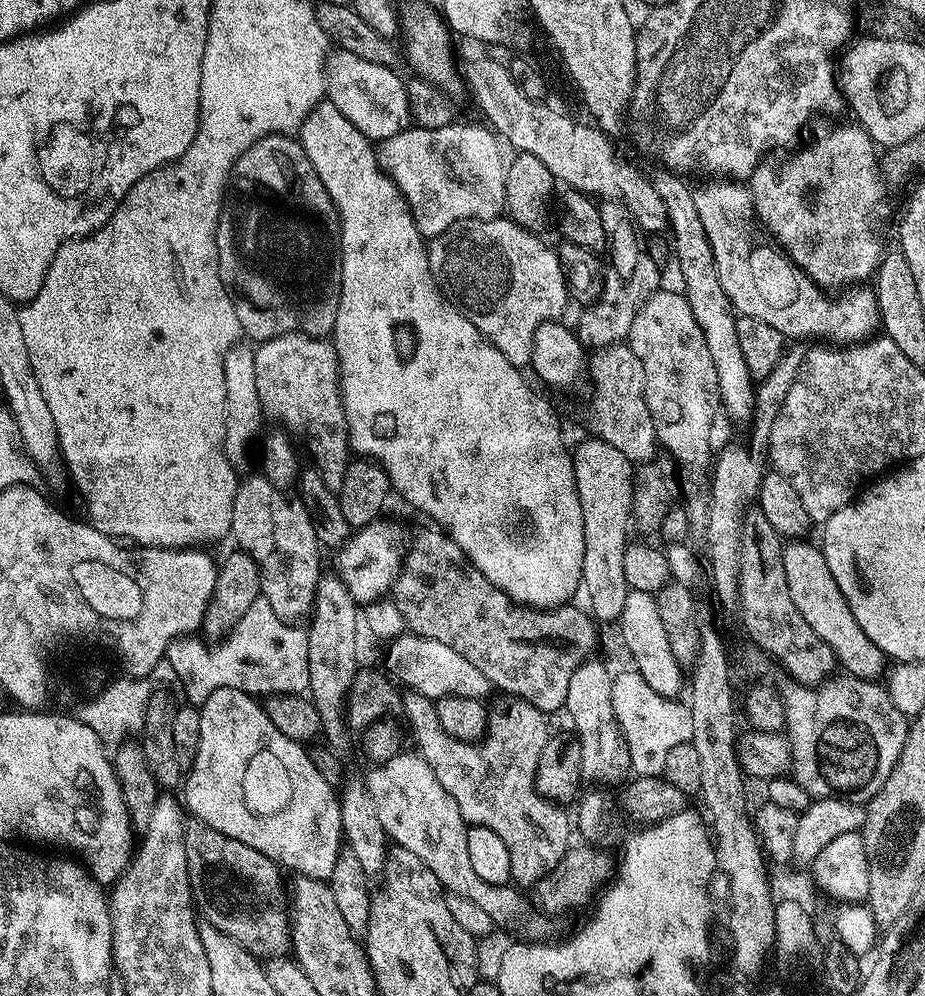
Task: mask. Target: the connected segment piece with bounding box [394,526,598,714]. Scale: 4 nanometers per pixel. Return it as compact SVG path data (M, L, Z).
M432 526L413 538L412 553L409 556L407 553L396 576L394 599L405 625L415 635L446 642L446 646L458 650L462 658L478 666L495 689L501 688L509 697L525 700L545 714L559 713L563 709L570 674L595 653L592 651L596 648L598 624L583 607L575 608L572 602L558 608L534 608L516 603L469 562L467 554L448 539L447 532Z

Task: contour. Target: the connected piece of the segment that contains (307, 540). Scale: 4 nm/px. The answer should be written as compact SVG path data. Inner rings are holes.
M263 474L255 475L249 480L241 479L231 497L230 536L260 567L261 593L278 618L300 622L312 615L314 594L322 575L322 546L314 534L310 514L300 499L292 497L291 500L285 489L267 480Z

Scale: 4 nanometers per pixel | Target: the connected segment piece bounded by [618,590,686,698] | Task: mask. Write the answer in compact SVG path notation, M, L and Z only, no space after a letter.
M629 591L626 606L618 621L620 636L632 655L635 671L641 672L654 690L663 696L679 697L680 687L685 687L686 672L678 662L674 650L670 648L670 638L666 638L666 626L658 614L658 602L651 592Z

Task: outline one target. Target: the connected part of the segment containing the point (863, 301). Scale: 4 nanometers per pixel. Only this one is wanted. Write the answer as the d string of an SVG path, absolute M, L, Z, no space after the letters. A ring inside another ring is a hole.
M732 178L709 180L712 180L709 184L695 189L696 209L714 250L723 289L739 315L762 318L785 338L829 336L832 342L860 342L881 327L879 306L871 287L852 286L840 294L845 296L831 300L828 297L831 295L793 262L787 252L775 243L767 244L769 233L756 215L751 191L740 185L743 183Z

